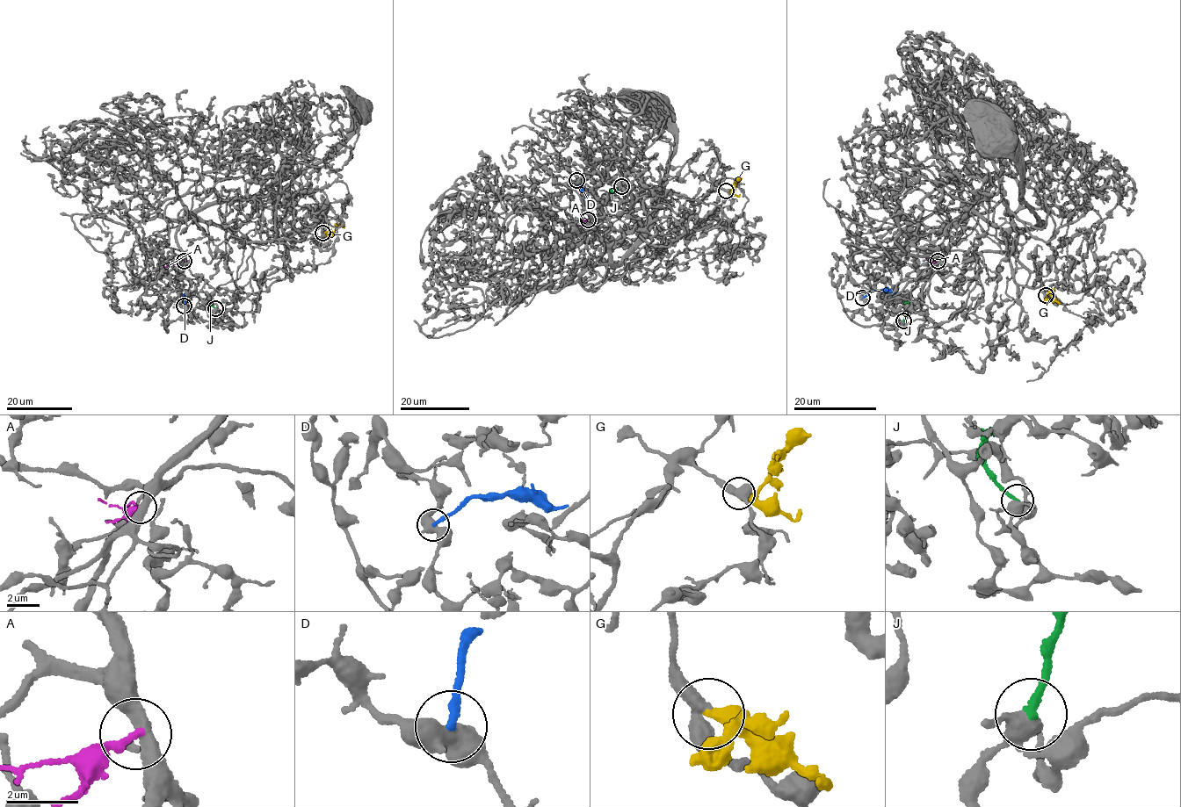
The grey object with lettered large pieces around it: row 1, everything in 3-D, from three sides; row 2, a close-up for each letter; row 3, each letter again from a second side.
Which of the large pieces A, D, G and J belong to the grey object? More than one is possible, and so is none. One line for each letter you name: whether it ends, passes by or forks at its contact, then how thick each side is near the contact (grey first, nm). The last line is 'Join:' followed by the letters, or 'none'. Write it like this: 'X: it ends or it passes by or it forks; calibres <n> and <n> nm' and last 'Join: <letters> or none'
G: it ends; calibres 400 and 440 nm
Join: G

